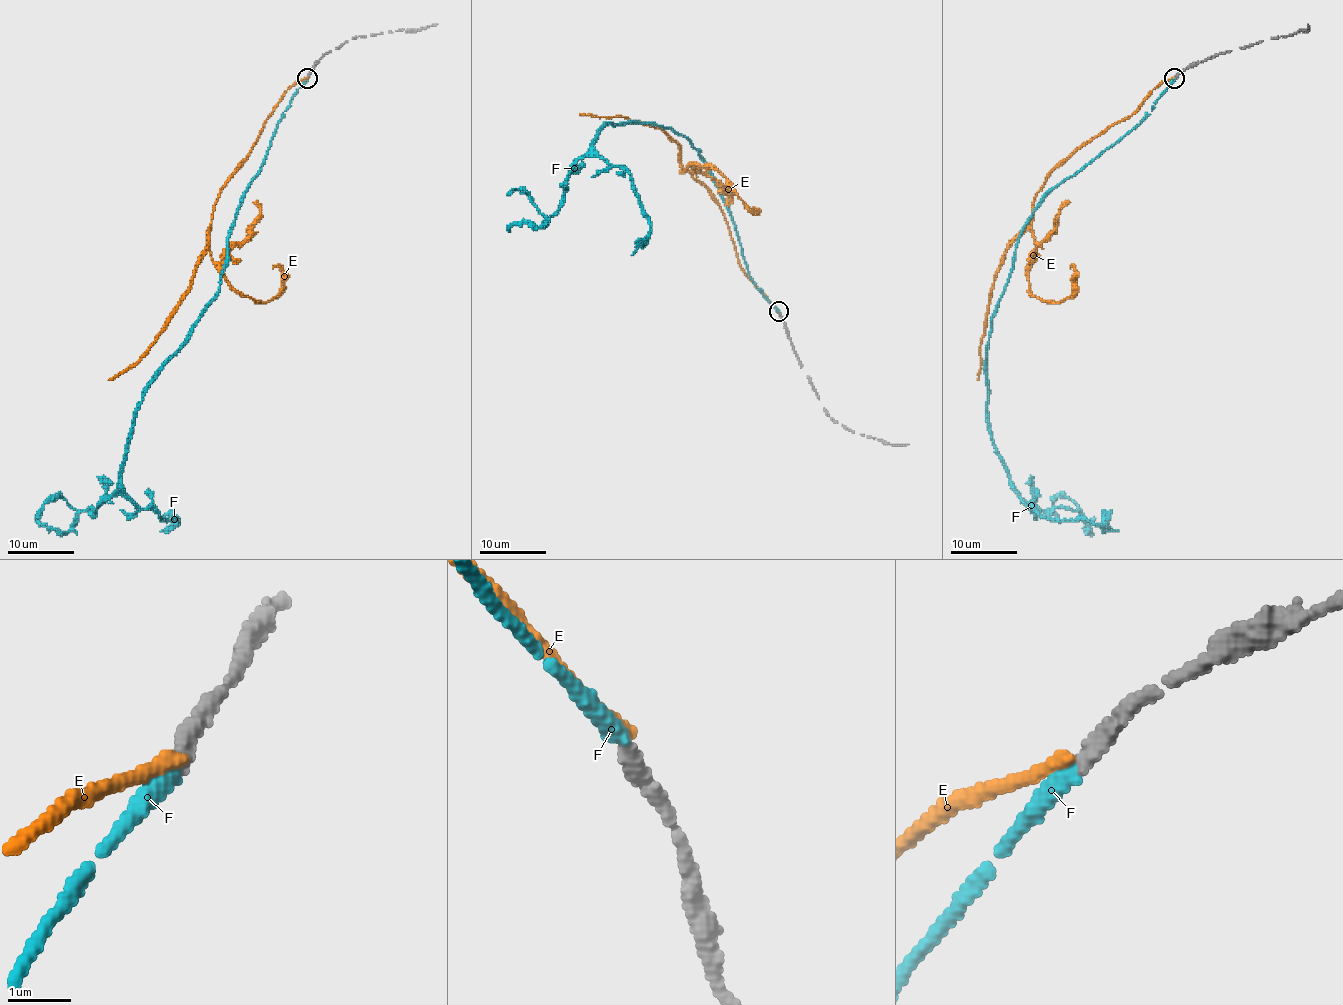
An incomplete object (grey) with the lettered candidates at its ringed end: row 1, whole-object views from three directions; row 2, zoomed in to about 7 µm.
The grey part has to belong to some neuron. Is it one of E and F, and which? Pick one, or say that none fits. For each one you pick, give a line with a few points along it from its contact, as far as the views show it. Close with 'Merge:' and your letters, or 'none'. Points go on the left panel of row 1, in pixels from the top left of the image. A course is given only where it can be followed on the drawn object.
F: via (307, 77), (241, 198), (211, 303), (136, 411), (121, 484), (98, 508), (73, 509), (56, 496), (35, 518)
Merge: F

